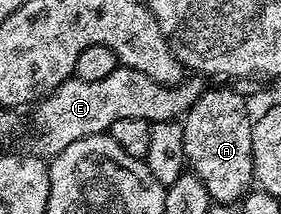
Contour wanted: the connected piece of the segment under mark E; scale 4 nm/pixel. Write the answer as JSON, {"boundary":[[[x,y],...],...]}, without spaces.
{"boundary":[[[121,65],[100,81],[84,81],[77,77],[65,79],[33,108],[34,123],[39,127],[37,150],[46,157],[56,156],[68,149],[72,141],[109,132],[110,126],[124,117],[140,117],[151,125],[181,120],[201,97],[204,90],[201,82],[201,78],[186,77],[181,83],[169,87],[152,81],[152,77],[136,69]]]}

